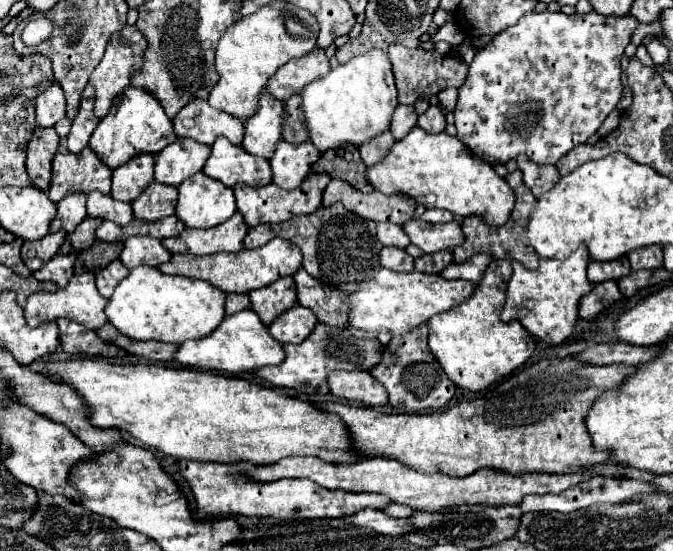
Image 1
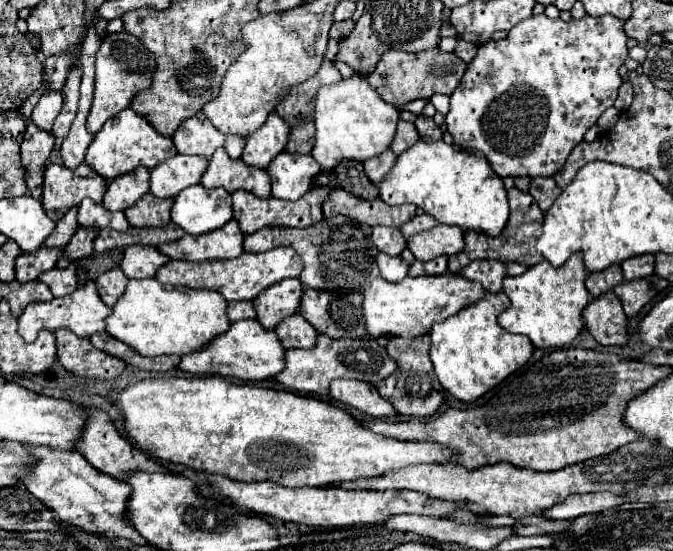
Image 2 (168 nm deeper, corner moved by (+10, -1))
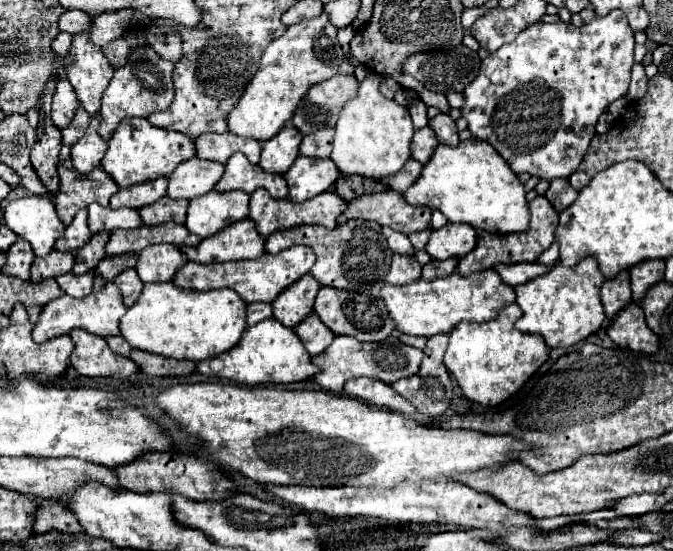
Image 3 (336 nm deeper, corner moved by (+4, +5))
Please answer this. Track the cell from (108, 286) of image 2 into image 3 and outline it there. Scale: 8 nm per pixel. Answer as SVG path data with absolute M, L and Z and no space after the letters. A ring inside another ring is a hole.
M124 270L122 274L118 274L118 276L114 278L114 284L118 284L118 288L120 288L122 296L124 296L124 304L126 304L128 308L136 304L138 296L140 296L140 292L142 292L142 286L144 286L144 282L138 278L136 270Z

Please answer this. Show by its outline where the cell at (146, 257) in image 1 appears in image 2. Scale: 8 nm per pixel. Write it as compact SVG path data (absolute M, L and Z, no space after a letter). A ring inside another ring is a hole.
M128 246L124 250L120 268L128 278L148 278L154 276L156 270L166 262L168 258L154 246Z

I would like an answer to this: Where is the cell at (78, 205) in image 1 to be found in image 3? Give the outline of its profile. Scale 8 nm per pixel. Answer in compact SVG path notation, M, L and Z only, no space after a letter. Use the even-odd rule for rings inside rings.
M80 210L80 212L74 216L72 224L66 226L64 238L60 238L58 244L54 246L58 252L76 252L78 248L82 248L82 246L90 240L92 232L88 230L86 218L88 218L88 212L86 212L86 210Z

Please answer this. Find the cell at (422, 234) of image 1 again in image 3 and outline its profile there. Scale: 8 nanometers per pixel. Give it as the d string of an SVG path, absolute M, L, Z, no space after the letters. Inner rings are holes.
M448 222L440 230L432 230L430 240L426 244L426 252L434 260L446 258L462 258L476 246L478 234L468 224L452 224Z

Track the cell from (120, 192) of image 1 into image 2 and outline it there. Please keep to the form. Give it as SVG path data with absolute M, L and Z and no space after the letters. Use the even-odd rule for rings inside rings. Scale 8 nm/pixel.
M140 166L128 174L120 174L108 182L102 206L108 210L126 210L148 192L148 168Z

